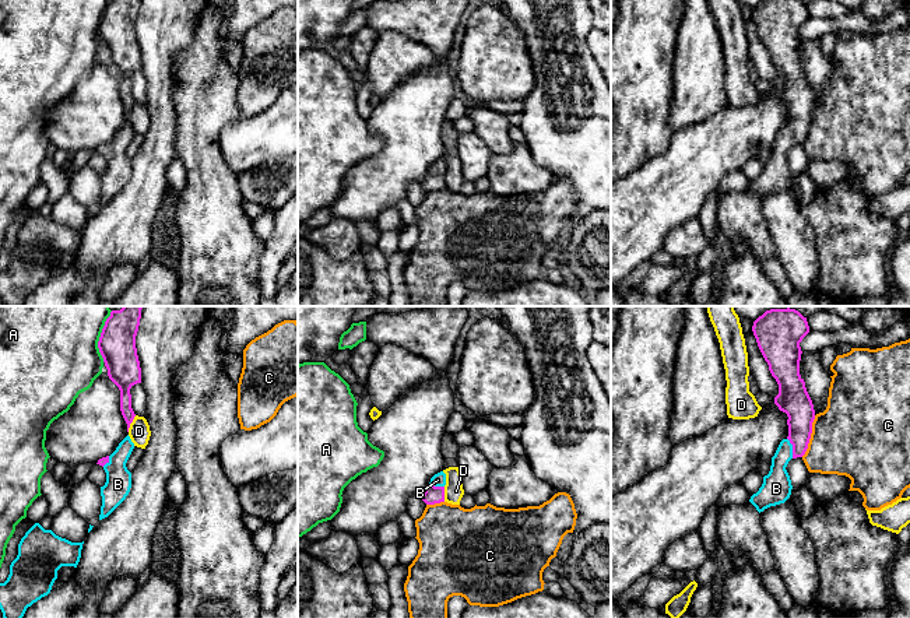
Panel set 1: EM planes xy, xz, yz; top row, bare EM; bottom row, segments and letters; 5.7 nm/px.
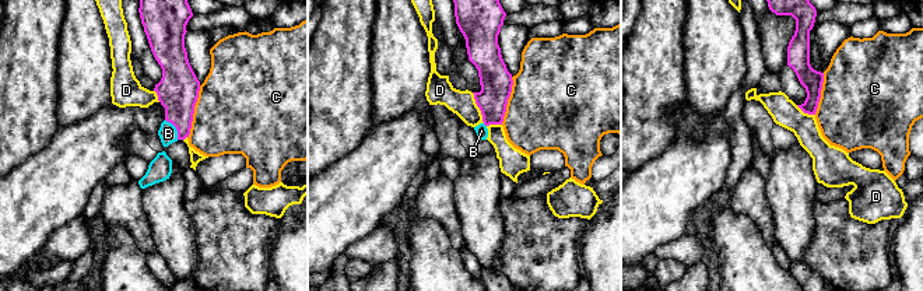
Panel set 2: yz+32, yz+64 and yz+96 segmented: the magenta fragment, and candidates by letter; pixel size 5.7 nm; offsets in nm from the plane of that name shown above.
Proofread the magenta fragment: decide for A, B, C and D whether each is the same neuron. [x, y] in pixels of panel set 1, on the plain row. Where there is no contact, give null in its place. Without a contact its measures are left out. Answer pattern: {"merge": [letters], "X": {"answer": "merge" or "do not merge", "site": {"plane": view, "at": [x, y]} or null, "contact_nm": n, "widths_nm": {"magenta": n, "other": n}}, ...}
{"merge": ["B"], "A": {"answer": "do not merge", "site": {"plane": "xy", "at": [99, 24]}, "contact_nm": 280, "widths_nm": {"magenta": 220, "other": 460}}, "B": {"answer": "merge", "site": {"plane": "yz", "at": [793, 134]}, "contact_nm": 120, "widths_nm": {"magenta": 170, "other": 170}}, "C": {"answer": "do not merge", "site": {"plane": "yz", "at": [810, 123]}, "contact_nm": 260, "widths_nm": {"magenta": 190, "other": 460}}, "D": {"answer": "do not merge", "site": {"plane": "xy", "at": [130, 109]}, "contact_nm": 110, "widths_nm": {"magenta": 100, "other": 120}}}

